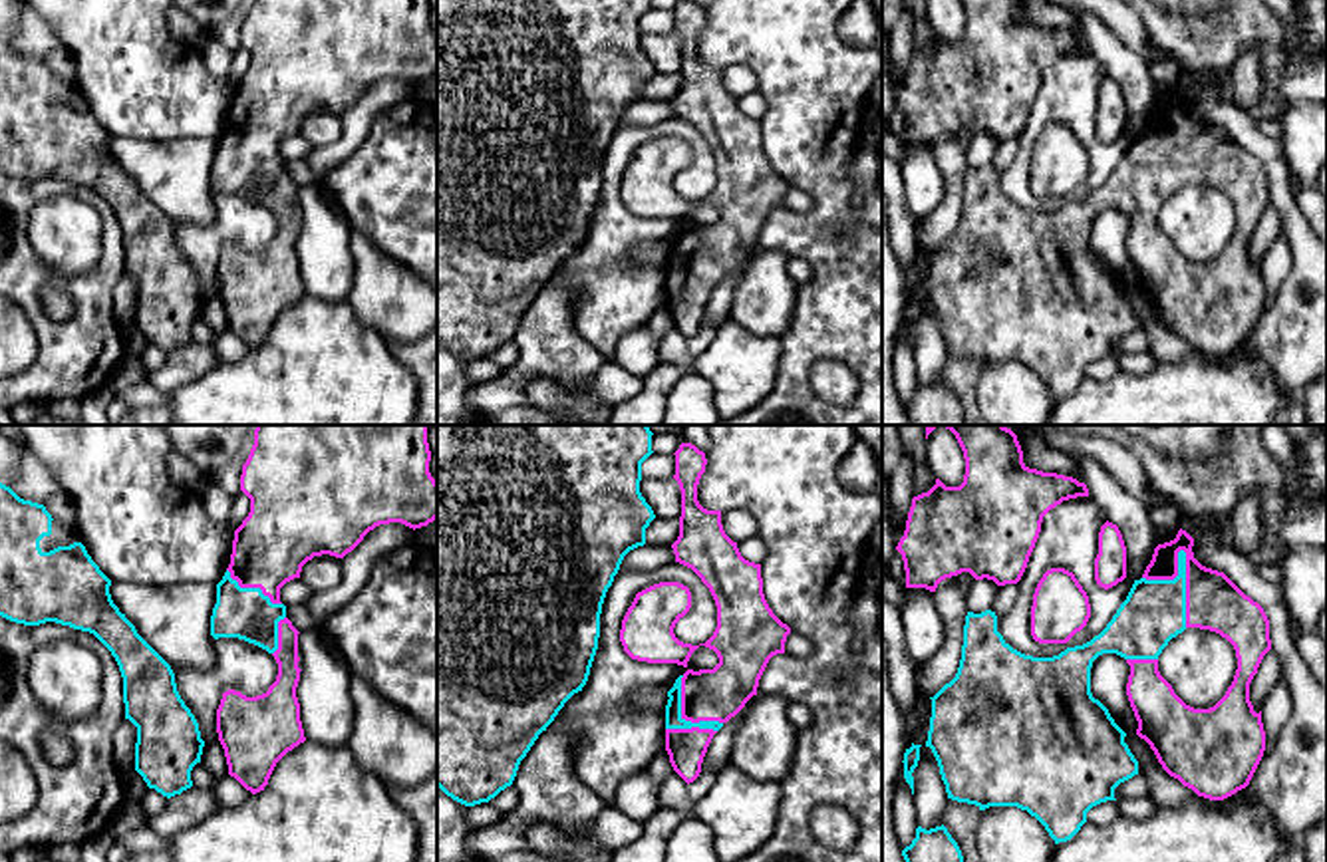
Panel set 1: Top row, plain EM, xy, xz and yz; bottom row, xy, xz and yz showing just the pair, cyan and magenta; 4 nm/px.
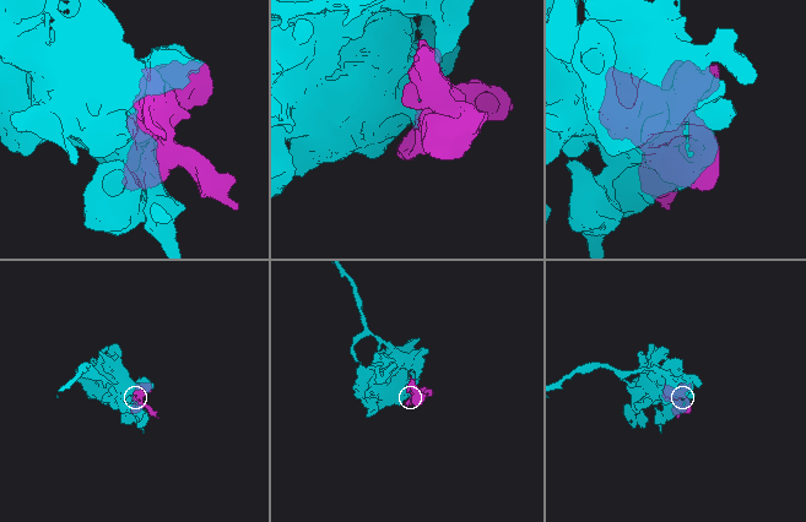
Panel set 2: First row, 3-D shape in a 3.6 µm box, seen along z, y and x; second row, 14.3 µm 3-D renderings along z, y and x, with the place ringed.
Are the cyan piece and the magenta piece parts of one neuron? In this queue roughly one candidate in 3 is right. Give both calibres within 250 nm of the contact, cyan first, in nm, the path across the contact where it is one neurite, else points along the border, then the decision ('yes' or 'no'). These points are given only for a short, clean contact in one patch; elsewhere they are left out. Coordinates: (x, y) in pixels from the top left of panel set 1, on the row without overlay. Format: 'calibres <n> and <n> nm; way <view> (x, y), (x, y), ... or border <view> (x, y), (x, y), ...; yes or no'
calibres 260 and 220 nm; yes

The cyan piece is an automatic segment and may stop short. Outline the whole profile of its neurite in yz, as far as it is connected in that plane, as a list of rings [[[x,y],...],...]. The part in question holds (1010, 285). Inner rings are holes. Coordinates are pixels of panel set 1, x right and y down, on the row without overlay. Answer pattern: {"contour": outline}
{"contour": [[[1182,83],[1174,95],[1158,99],[1142,133],[1134,135],[1106,183],[1091,197],[1067,203],[1053,213],[1033,213],[1013,205],[997,187],[995,167],[967,167],[958,228],[930,252],[932,272],[926,302],[932,304],[938,316],[948,354],[975,359],[979,365],[989,361],[1027,365],[1045,381],[1055,399],[1071,395],[1087,377],[1087,367],[1093,361],[1116,356],[1114,344],[1138,330],[1138,316],[1124,298],[1126,288],[1091,248],[1091,222],[1103,209],[1116,209],[1130,220],[1126,250],[1138,276],[1136,290],[1150,300],[1170,332],[1210,356],[1224,356],[1250,340],[1265,306],[1261,266],[1253,266],[1250,238],[1263,211],[1271,205],[1269,175],[1263,163],[1224,127],[1202,121],[1194,113],[1192,101],[1194,93]],[[1186,183],[1216,187],[1236,205],[1238,224],[1234,236],[1210,264],[1186,260],[1158,226],[1158,211]]]}

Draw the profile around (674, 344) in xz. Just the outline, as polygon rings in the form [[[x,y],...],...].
[[[673,324],[660,342],[660,359],[679,365],[685,375],[695,371],[695,359],[687,356],[687,338]]]

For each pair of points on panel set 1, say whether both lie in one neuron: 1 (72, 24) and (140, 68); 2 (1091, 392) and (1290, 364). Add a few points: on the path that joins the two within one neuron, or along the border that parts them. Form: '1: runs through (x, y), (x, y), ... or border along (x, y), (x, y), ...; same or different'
1: runs through (88, 30), (116, 58), (124, 60); same
2: border along (1222, 362), (1260, 360), (1288, 398); different

